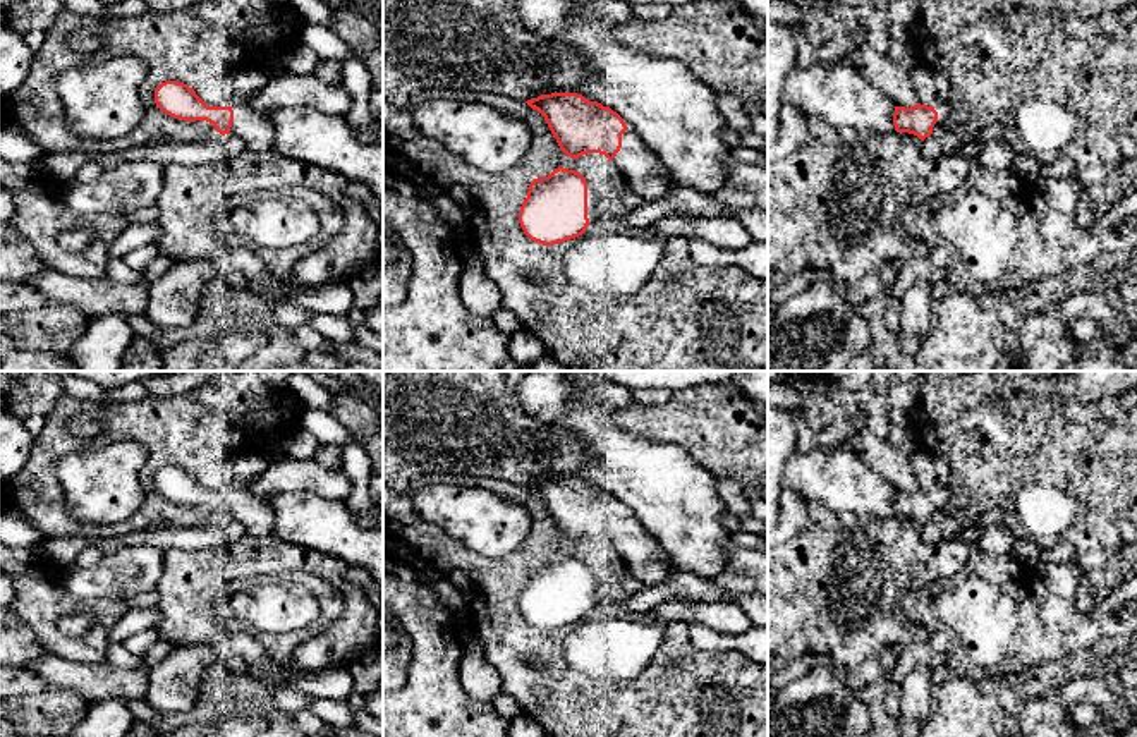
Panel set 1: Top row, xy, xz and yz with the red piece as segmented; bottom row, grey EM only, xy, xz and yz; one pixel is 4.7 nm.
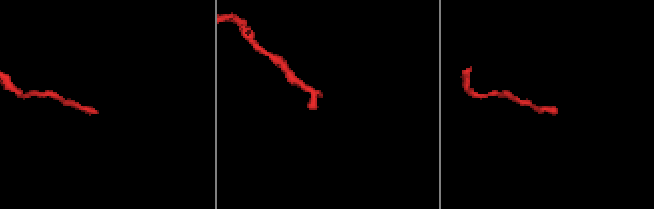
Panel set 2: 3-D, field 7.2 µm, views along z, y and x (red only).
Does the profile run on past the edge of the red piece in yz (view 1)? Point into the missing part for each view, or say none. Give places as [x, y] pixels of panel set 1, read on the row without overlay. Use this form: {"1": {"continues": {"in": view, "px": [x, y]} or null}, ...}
{"1": {"continues": {"in": "yz", "px": [940, 493]}}}

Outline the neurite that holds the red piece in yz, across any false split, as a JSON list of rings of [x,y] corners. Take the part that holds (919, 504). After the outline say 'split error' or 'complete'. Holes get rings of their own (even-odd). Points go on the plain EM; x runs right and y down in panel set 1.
[[[921,488],[910,493],[895,491],[893,510],[897,517],[909,517],[924,526],[931,519],[939,519],[943,502],[943,488],[936,491],[927,491]]] | split error

